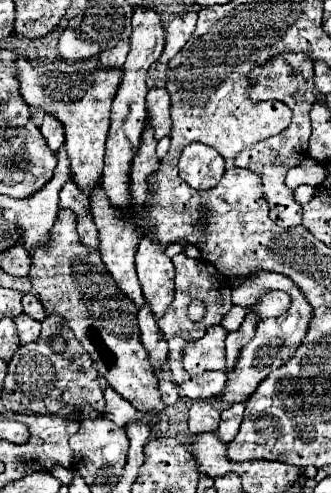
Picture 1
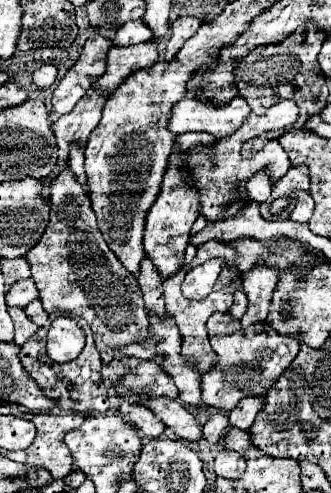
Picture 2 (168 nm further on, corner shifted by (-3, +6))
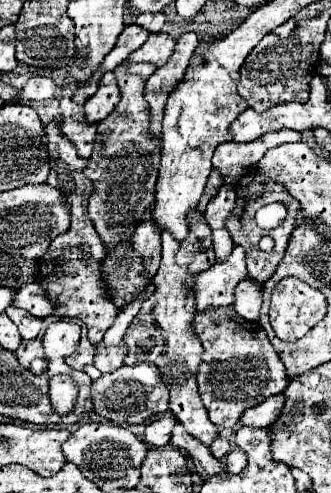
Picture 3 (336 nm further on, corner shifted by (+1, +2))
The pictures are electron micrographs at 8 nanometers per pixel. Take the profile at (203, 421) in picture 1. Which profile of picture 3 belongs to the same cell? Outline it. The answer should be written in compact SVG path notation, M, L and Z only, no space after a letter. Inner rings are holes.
M217 438L213 444L211 444L211 454L217 458L217 460L223 460L227 454L229 454L229 450L231 450L231 444L225 440L225 438Z

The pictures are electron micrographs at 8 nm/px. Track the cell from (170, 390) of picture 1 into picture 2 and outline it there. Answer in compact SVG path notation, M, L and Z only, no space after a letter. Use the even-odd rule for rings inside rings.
M143 362L121 376L121 382L117 384L117 394L135 404L135 390L143 396L179 396L177 386L155 362Z

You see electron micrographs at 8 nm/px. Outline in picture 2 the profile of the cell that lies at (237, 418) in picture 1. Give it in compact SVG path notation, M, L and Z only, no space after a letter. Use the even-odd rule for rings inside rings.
M255 396L245 398L237 404L237 408L233 408L233 412L229 412L229 424L239 430L249 430L249 424L253 424L261 408L263 408L261 398L255 398Z

